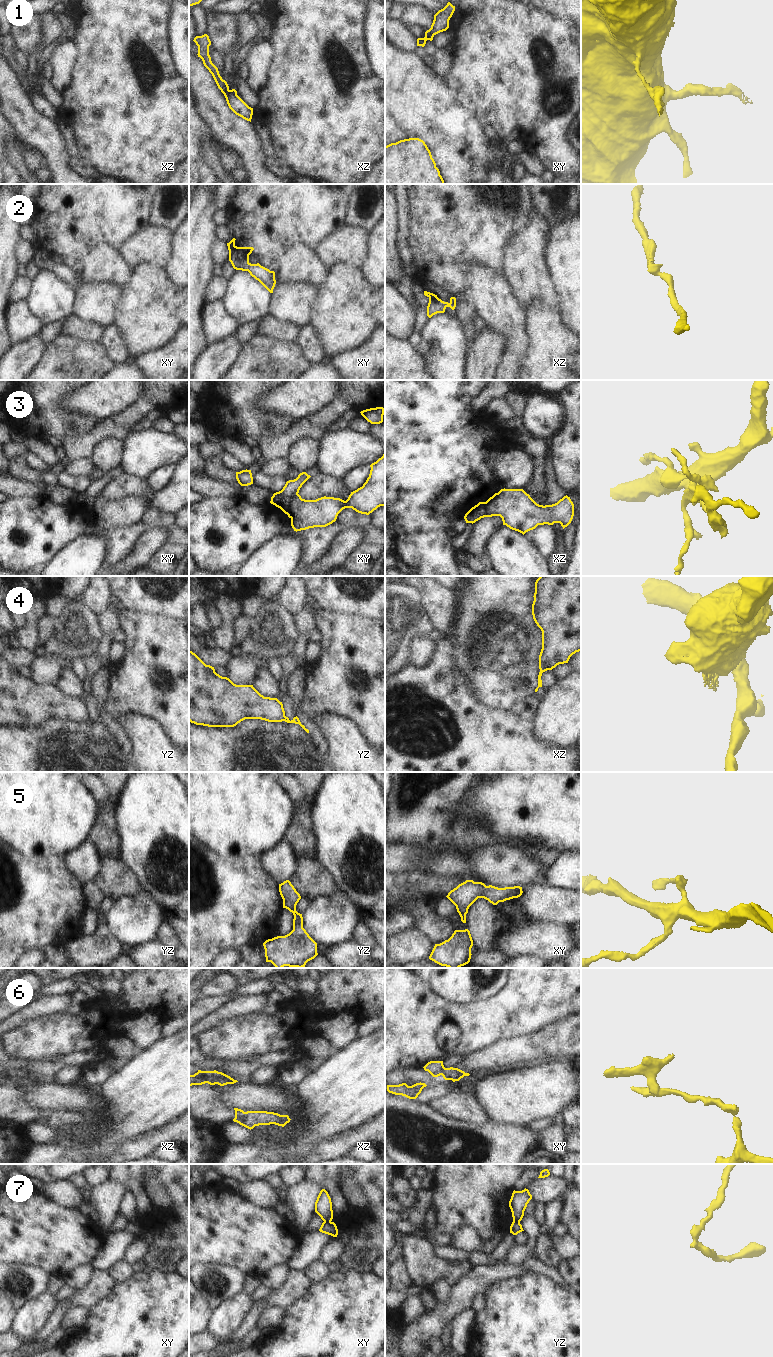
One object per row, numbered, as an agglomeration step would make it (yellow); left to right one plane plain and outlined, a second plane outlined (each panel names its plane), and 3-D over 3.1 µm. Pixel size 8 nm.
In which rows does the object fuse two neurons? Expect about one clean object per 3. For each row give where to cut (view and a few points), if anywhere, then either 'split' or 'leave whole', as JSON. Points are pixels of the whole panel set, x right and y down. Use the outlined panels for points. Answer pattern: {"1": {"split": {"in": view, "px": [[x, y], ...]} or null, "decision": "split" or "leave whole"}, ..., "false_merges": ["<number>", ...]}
{"1": {"split": {"in": "xy", "px": [[424, 37], [426, 40]]}, "decision": "split"}, "2": {"split": null, "decision": "leave whole"}, "3": {"split": {"in": "xy", "px": [[297, 493], [292, 497], [289, 510], [286, 513]]}, "decision": "split"}, "4": {"split": {"in": "yz", "px": [[285, 716], [278, 721]]}, "decision": "split"}, "5": {"split": null, "decision": "leave whole"}, "6": {"split": {"in": "xz", "px": [[245, 1112], [245, 1117], [238, 1122]]}, "decision": "split"}, "7": {"split": {"in": "xy", "px": [[324, 1220], [330, 1222]]}, "decision": "split"}, "false_merges": ["1", "3", "4", "6", "7"]}

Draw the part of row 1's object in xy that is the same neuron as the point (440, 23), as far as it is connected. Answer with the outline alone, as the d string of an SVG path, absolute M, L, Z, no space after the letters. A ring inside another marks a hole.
M450 2L447 5L439 10L434 15L434 20L431 25L431 28L425 32L426 40L433 40L433 37L443 31L446 31L449 28L449 20L452 17L455 11L455 6L453 6Z

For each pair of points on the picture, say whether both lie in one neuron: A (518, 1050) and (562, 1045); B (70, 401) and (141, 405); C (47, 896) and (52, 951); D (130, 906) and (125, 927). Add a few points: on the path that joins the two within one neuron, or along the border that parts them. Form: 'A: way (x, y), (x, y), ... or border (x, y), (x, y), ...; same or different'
A: way (529, 1048), (551, 1045); same
B: border (143, 390), (134, 401), (110, 417); different
C: border (66, 943), (45, 946), (43, 948); different
D: way (130, 911), (130, 922); same

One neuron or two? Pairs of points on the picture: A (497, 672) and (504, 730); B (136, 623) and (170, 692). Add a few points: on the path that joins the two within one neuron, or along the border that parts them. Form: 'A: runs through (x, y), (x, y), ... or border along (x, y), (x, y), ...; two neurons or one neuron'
A: border along (479, 698), (490, 706), (504, 708), (523, 699); two neurons
B: runs through (153, 640), (174, 670), (174, 675); one neuron

